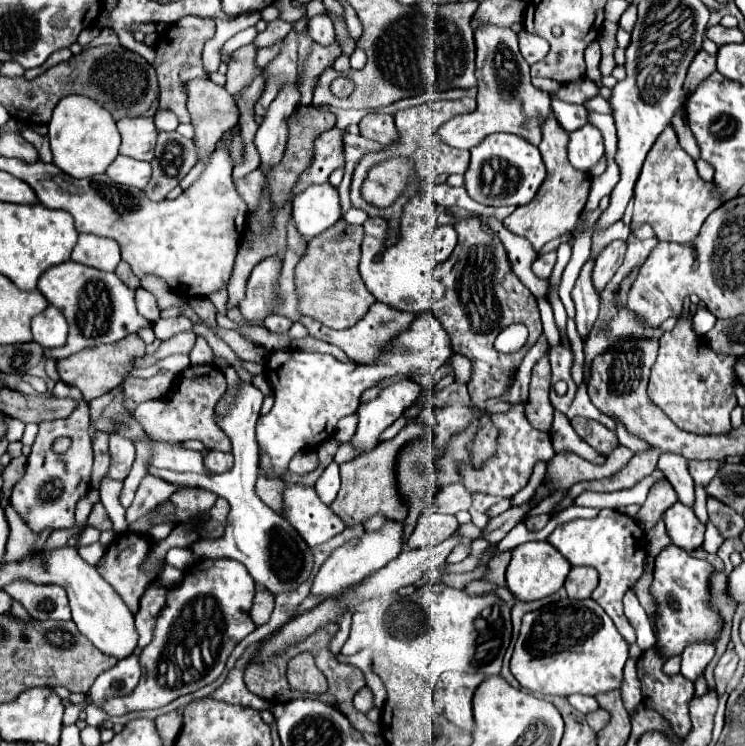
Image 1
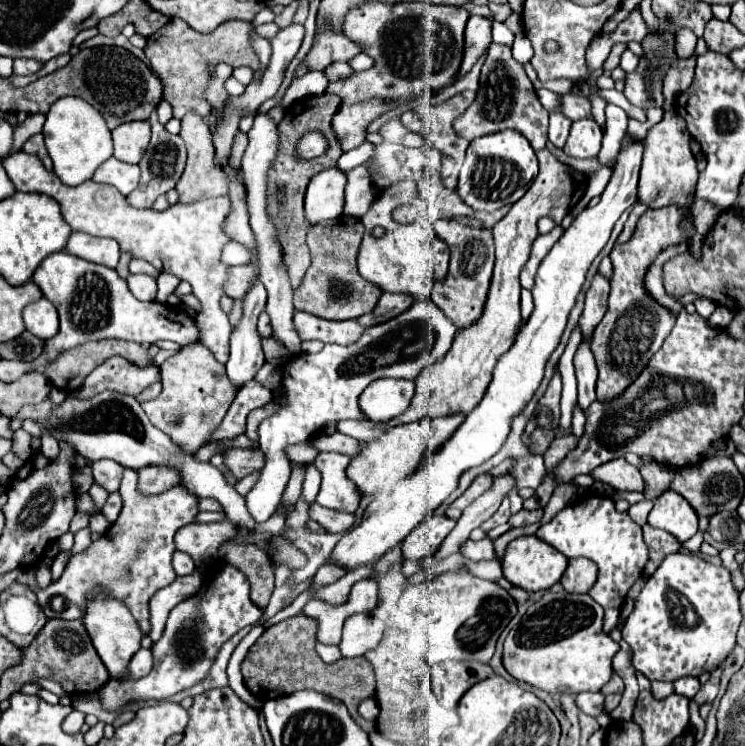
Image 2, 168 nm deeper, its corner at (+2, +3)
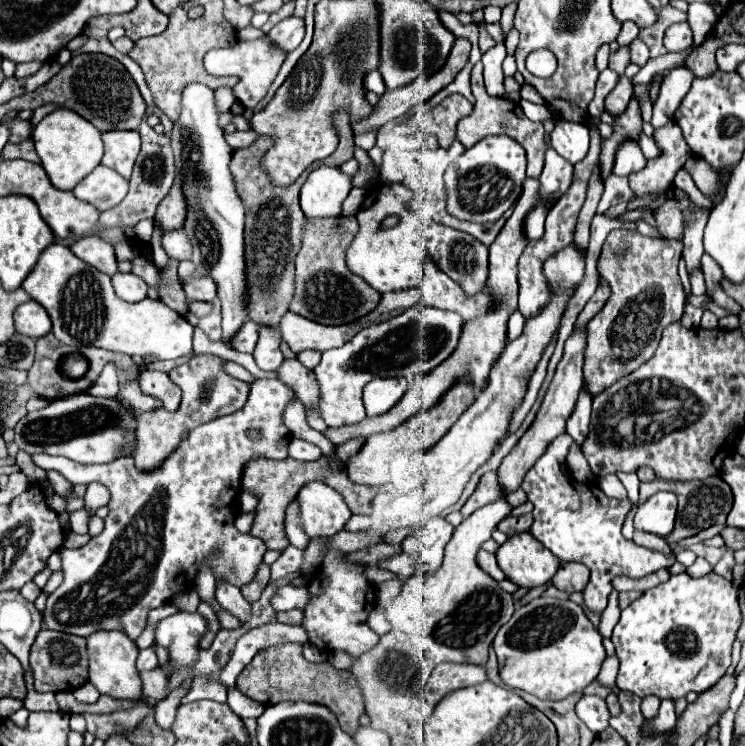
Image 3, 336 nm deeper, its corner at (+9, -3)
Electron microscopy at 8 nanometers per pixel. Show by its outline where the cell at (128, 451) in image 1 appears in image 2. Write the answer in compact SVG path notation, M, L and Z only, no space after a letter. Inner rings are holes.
M101 460L101 462L93 462L91 466L93 466L93 476L95 476L97 484L101 484L107 492L119 490L123 468L117 462Z

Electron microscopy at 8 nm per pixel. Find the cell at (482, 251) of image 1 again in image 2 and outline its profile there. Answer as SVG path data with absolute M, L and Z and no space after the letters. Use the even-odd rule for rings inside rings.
M437 220L435 230L439 238L447 242L451 250L451 262L449 262L449 278L445 278L445 282L435 282L433 300L445 312L445 316L457 326L457 330L461 330L477 322L477 318L481 318L481 310L485 310L485 298L489 292L489 282L495 262L493 236L491 230L473 230L453 220Z

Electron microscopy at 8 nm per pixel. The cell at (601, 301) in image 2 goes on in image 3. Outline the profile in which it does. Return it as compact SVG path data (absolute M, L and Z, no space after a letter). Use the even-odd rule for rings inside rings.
M586 328L584 330L574 330L572 336L566 340L566 348L564 348L564 356L556 368L554 380L544 396L544 402L536 414L536 420L532 422L532 426L526 430L526 434L518 440L518 444L512 448L512 452L502 460L500 468L498 468L498 476L500 476L500 484L504 488L504 496L518 490L526 472L534 466L534 460L538 460L538 456L542 456L542 452L546 452L550 440L558 438L562 432L566 432L566 420L570 418L570 412L574 412L574 404L578 400L578 394L584 386L584 376L582 376L582 364L584 364L584 348L586 348Z

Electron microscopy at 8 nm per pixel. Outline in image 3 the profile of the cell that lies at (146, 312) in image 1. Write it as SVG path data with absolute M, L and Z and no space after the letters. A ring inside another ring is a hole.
M116 272L112 276L112 286L114 286L116 294L126 302L140 302L148 292L146 282L142 278L138 278L136 274L132 274L132 272L128 272L128 274Z

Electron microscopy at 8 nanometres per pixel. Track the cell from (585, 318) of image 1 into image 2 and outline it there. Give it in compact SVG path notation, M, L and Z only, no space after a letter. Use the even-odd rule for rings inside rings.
M583 338L575 354L575 374L579 384L579 406L587 406L595 400L595 382L597 382L597 364L593 362L593 352L589 350L589 338Z

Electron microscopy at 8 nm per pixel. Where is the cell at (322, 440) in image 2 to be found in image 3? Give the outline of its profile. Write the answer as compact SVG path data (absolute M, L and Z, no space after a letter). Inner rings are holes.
M294 438L288 446L288 456L296 458L296 460L316 460L322 456L322 450L310 442Z

